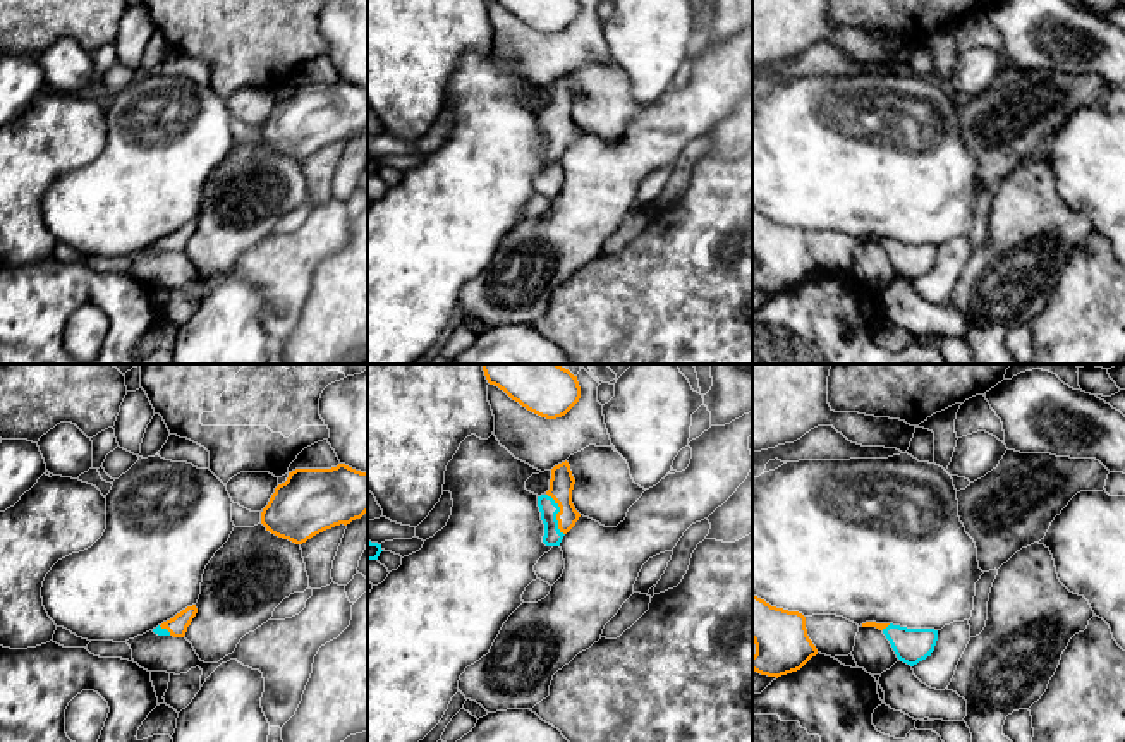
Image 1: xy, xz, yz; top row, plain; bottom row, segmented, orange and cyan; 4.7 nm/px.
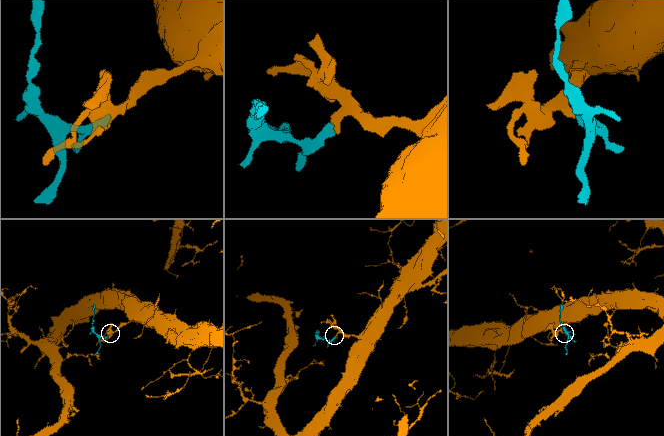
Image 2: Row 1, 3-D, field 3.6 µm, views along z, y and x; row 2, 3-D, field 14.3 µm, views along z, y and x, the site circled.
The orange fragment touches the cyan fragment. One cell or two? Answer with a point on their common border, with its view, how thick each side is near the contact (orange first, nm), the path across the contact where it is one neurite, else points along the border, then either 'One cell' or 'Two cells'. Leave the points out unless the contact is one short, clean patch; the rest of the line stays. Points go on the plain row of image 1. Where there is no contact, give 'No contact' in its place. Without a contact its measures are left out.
Touches orange at xz (557, 129). Thickness 120 nm (orange) against 90 nm. Path across: xz (562, 97), (557, 129), (548, 124). One cell

